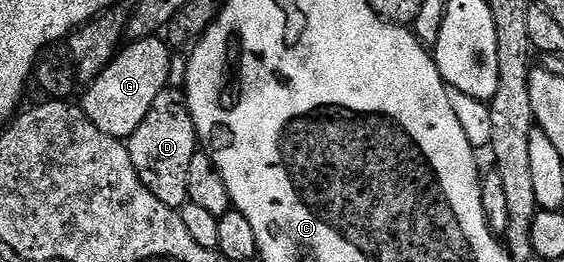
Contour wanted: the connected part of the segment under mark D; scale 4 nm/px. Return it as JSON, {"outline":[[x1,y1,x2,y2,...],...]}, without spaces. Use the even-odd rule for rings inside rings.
{"outline":[[169,86,150,105,150,113,146,113,146,121,138,125,138,129,126,141,130,161,134,161,134,169,138,177,162,201,162,205,177,209,188,202,188,182,190,181,190,161,194,161,198,150,194,117,188,108,188,97,178,87]]}

